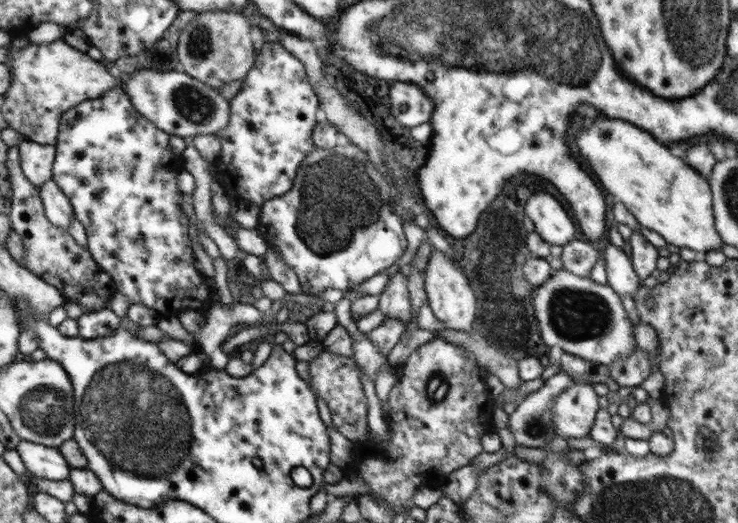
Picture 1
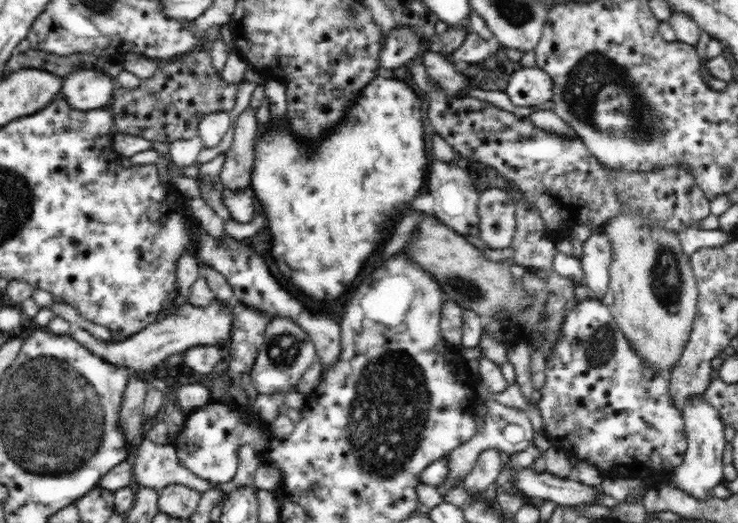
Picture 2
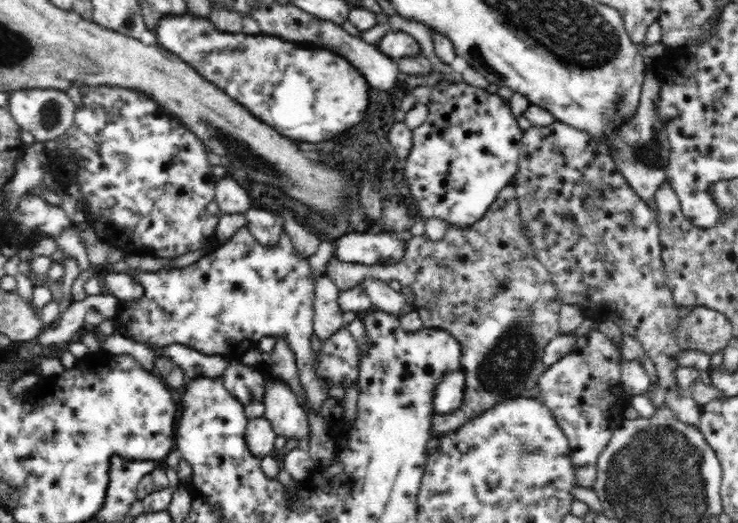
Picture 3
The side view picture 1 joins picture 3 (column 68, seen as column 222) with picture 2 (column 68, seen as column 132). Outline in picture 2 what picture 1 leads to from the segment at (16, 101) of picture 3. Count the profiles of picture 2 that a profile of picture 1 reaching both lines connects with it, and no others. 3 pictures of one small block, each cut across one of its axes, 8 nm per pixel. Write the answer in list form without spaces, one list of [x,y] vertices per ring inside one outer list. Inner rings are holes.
[[[94,69],[72,71],[63,77],[60,96],[82,112],[108,107],[117,85],[115,78]]]

